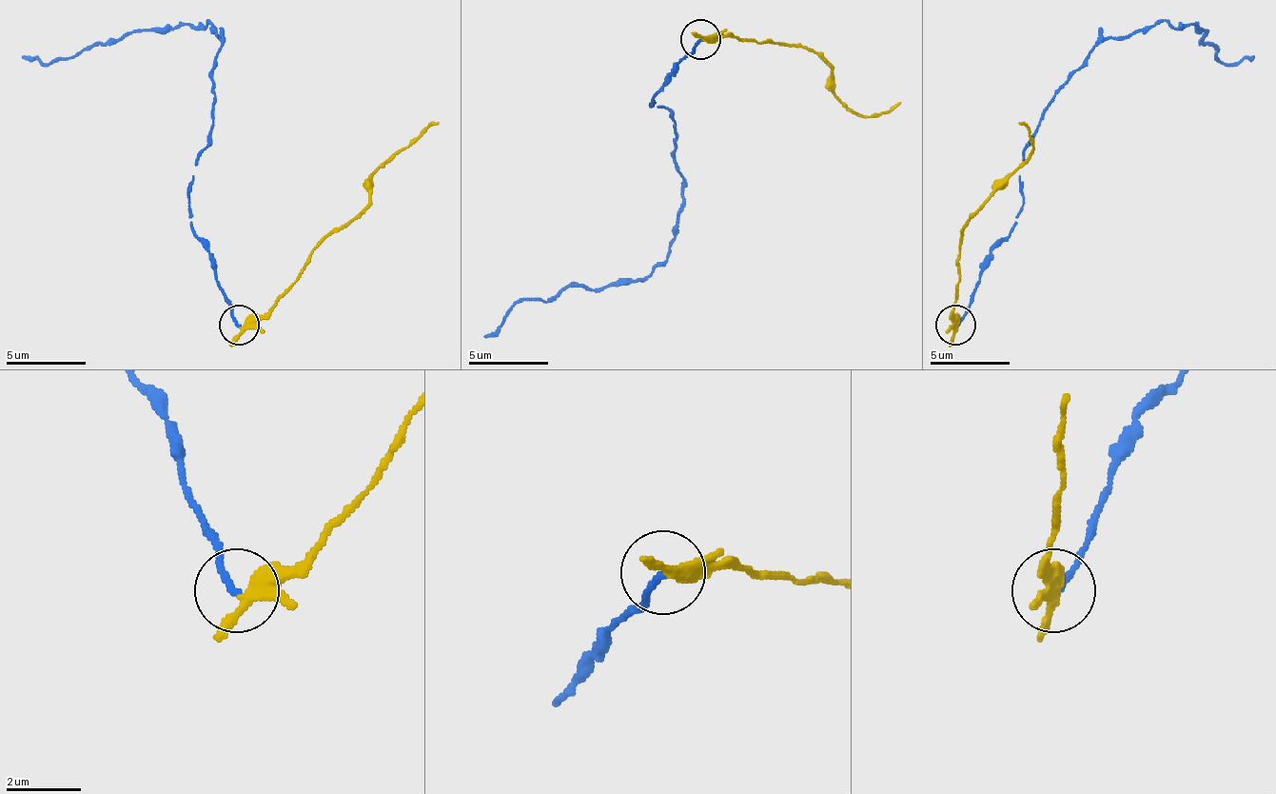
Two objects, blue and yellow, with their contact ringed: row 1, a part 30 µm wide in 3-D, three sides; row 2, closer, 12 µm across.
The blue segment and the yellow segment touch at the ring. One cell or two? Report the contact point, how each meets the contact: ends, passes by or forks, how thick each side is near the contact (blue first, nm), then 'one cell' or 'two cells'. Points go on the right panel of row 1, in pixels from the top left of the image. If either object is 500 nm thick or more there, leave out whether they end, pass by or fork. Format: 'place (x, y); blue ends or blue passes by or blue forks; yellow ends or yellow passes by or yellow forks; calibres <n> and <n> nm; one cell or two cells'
place (955, 325); blue ends; yellow passes by; calibres 170 and 300 nm; two cells

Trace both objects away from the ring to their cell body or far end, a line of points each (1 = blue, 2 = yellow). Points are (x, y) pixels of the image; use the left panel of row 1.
1: (240, 324), (188, 208), (212, 132), (220, 37), (207, 21), (105, 41), (49, 65), (21, 57)
2: (240, 327), (367, 204), (367, 180), (439, 121)

